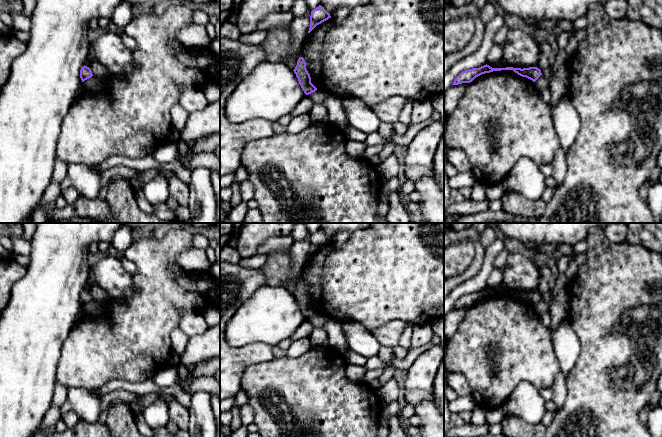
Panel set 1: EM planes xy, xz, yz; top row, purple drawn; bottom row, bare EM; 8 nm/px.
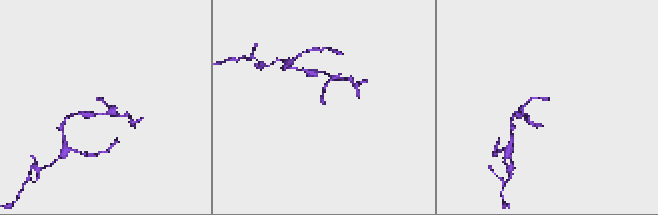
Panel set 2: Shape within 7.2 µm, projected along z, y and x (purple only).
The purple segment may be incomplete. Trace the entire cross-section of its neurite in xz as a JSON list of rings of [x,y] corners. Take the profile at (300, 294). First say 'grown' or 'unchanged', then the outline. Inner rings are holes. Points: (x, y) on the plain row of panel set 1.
unchanged; [[[299,281],[297,289],[293,295],[306,319],[309,319],[317,314],[317,312],[311,307],[311,301],[306,293],[306,286],[303,281]]]

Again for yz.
unchanged; [[[484,289],[479,292],[472,292],[469,294],[465,294],[461,296],[456,303],[454,304],[452,309],[459,309],[462,307],[470,307],[472,306],[476,301],[485,298],[490,297],[493,295],[501,295],[501,294],[513,294],[515,297],[522,301],[526,301],[533,306],[535,306],[541,299],[541,294],[537,291],[529,291],[529,292],[513,292],[513,291],[506,291],[506,292],[492,292],[489,289]]]

